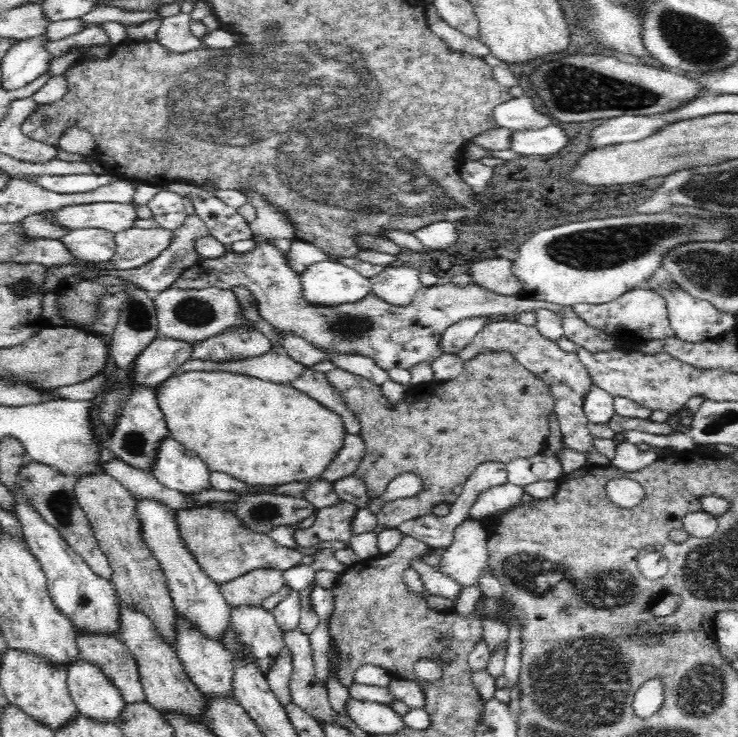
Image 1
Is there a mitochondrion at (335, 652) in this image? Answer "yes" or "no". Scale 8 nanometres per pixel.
no

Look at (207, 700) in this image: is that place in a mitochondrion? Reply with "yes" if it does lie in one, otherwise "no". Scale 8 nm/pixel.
no

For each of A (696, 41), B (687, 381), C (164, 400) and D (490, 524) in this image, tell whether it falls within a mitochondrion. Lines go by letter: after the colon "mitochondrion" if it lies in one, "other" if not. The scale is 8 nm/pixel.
A: mitochondrion
B: other
C: other
D: other

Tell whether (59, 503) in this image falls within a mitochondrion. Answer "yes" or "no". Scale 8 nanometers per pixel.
yes

